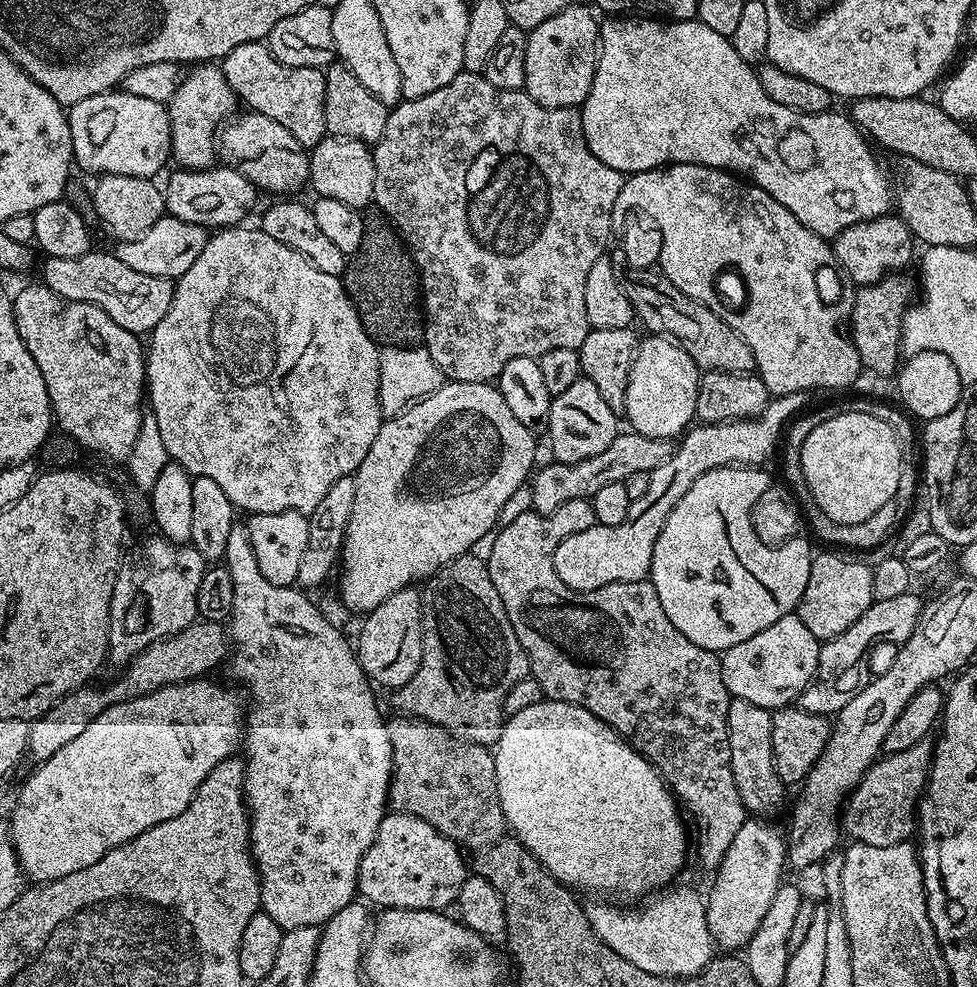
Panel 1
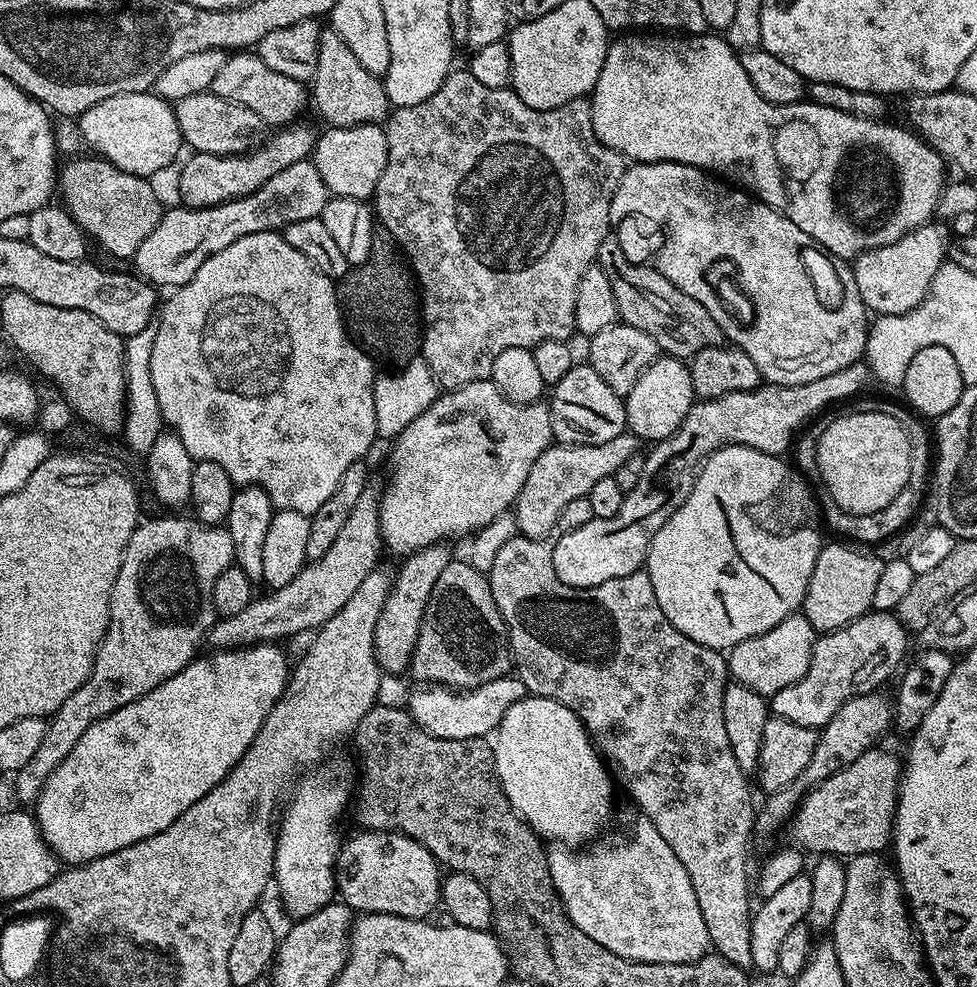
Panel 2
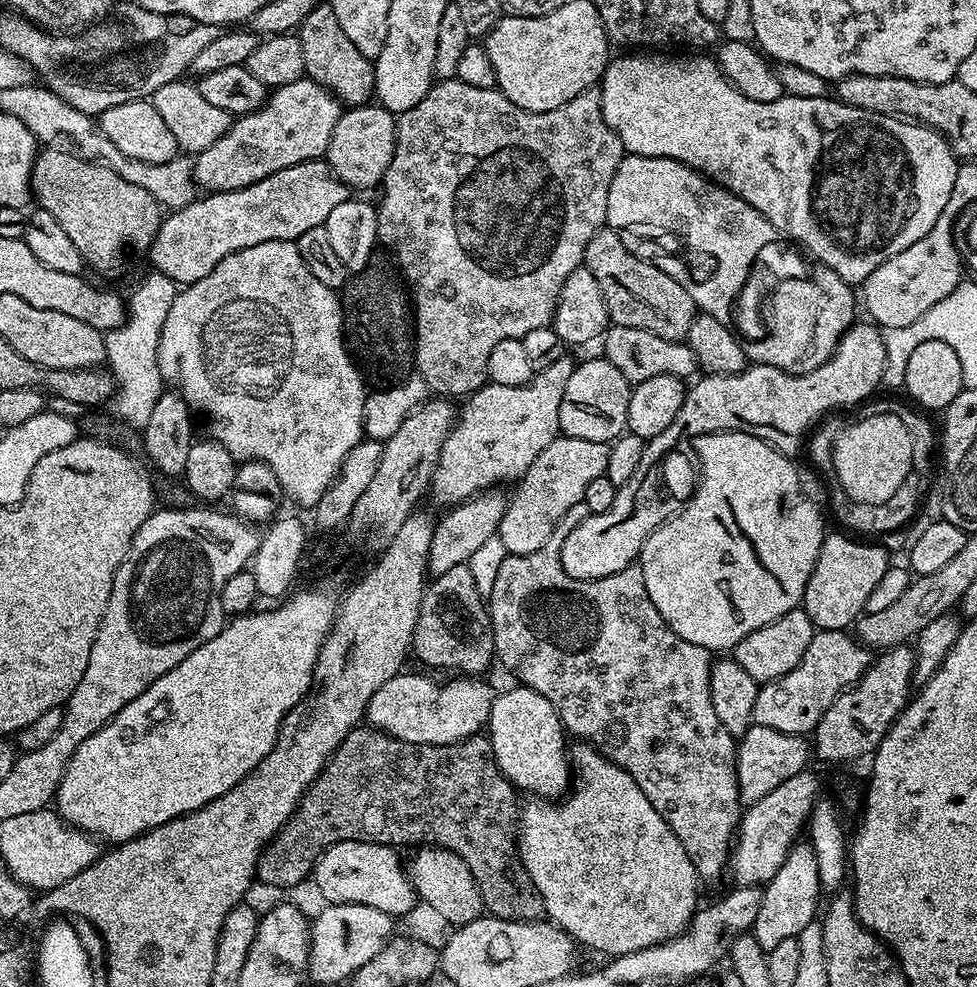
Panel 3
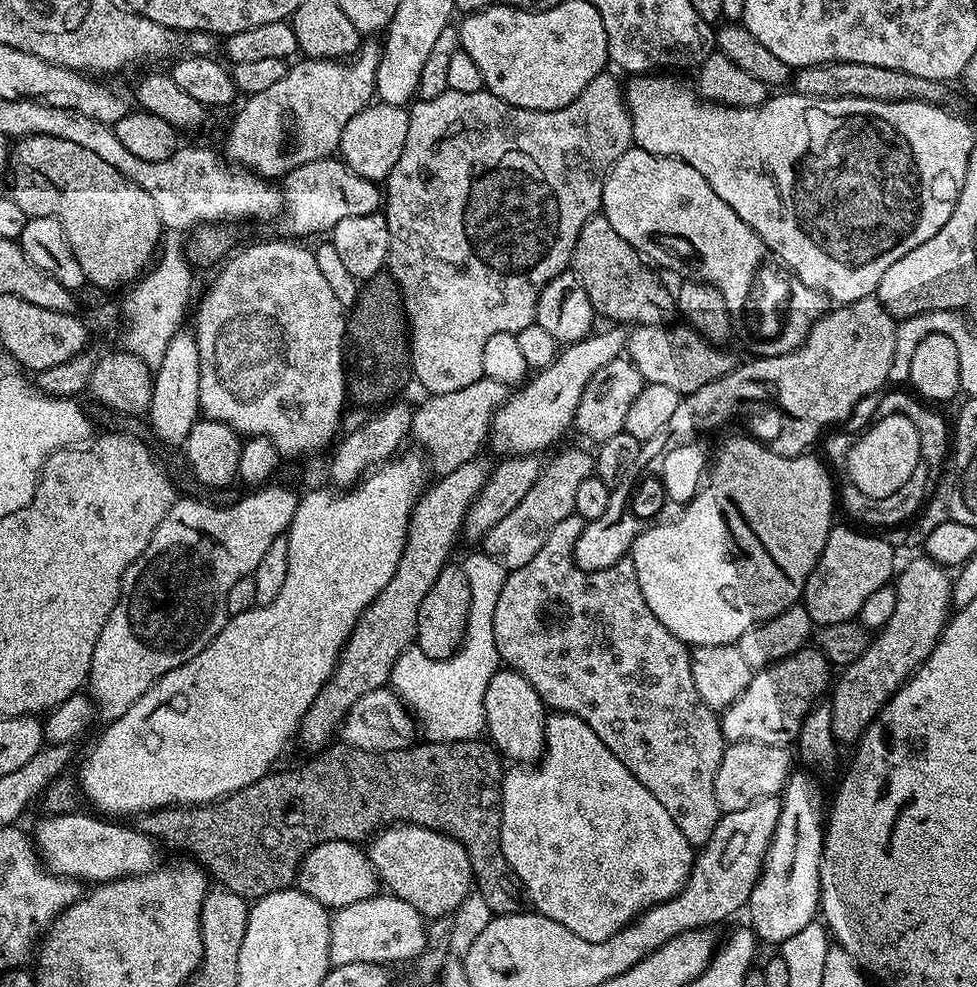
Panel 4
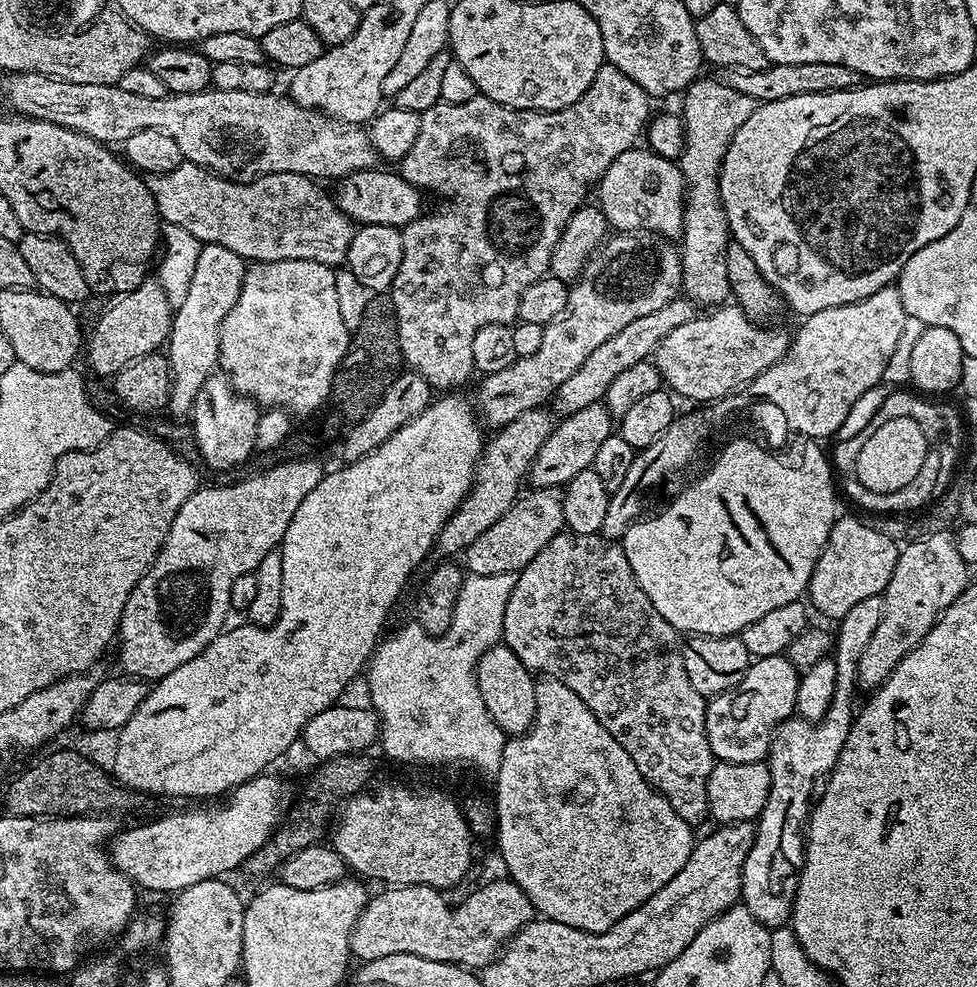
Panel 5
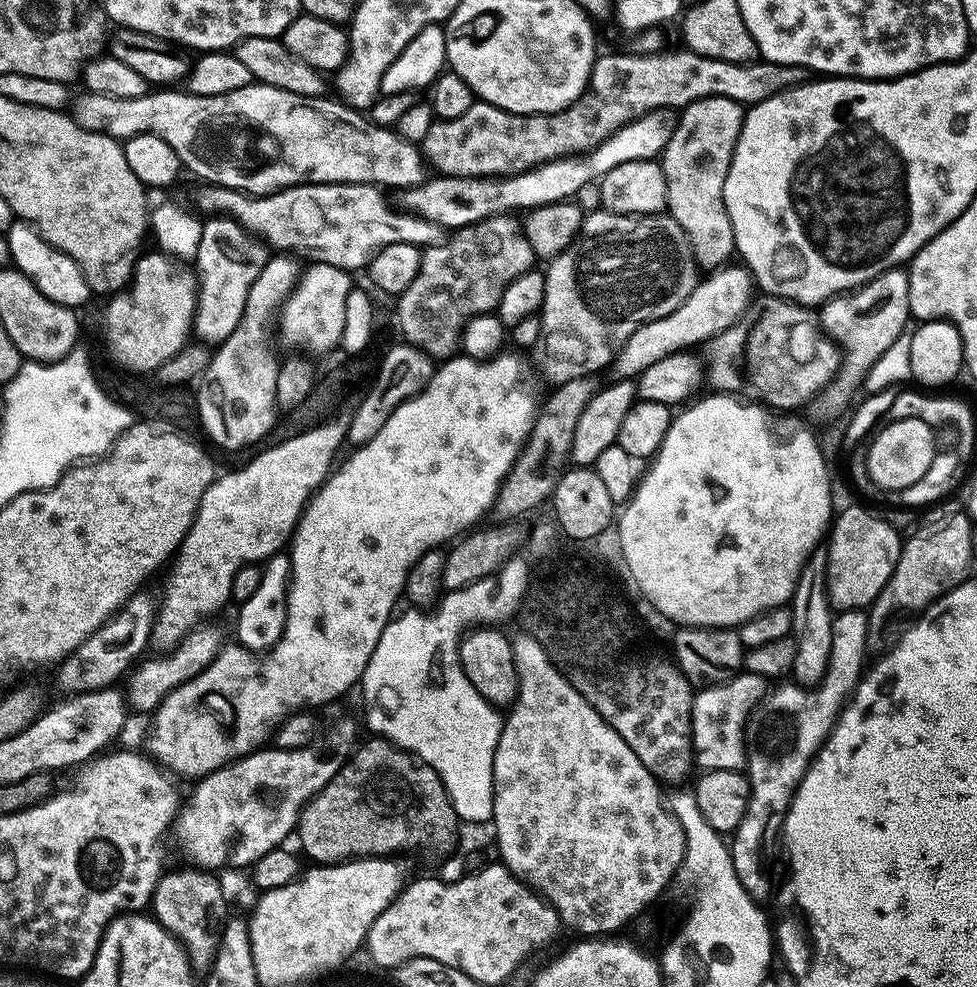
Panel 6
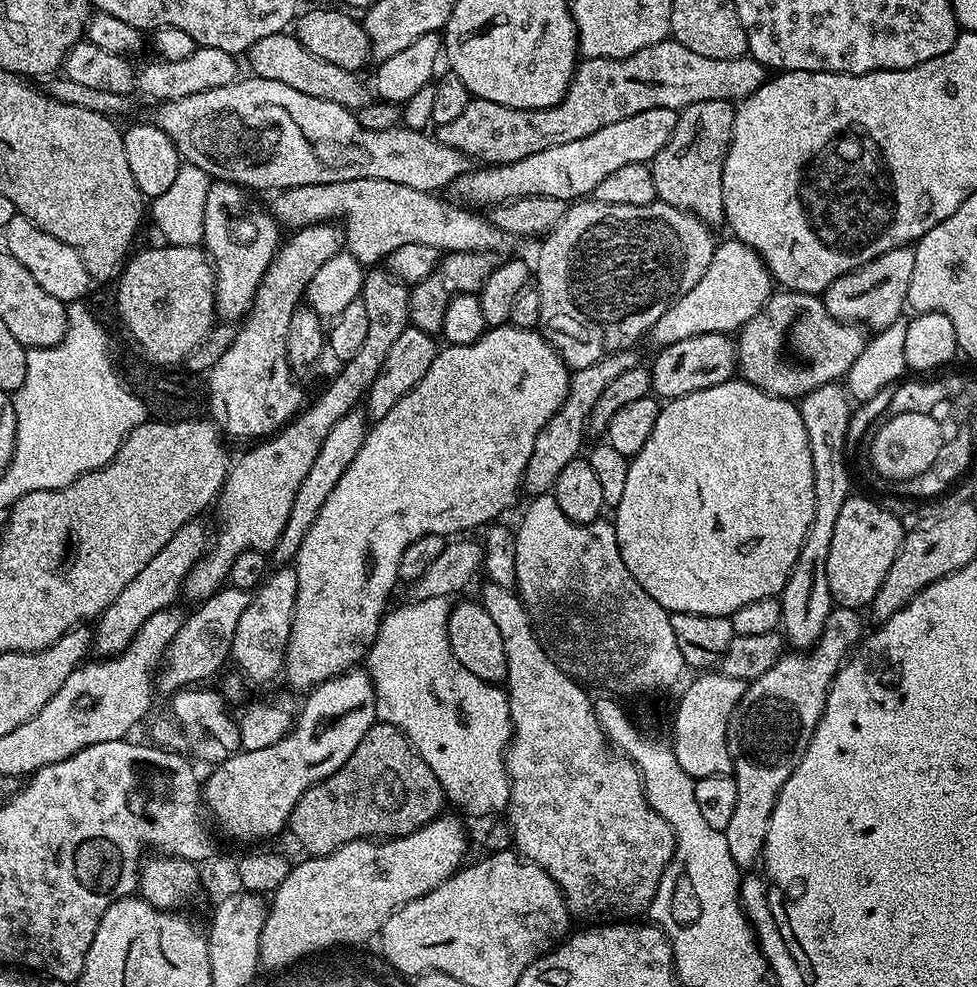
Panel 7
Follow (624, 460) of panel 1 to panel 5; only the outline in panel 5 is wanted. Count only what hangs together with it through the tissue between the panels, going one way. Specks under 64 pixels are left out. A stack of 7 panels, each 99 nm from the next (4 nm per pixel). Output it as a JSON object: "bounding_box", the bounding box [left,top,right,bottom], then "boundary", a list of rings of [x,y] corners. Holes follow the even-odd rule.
{"bounding_box":[462,488,565,575],"boundary":[[[532,488],[525,491],[516,503],[485,530],[479,538],[474,538],[470,546],[462,553],[462,564],[471,575],[518,573],[528,565],[558,533],[565,531],[562,502],[564,497],[560,488]],[[528,492],[528,493],[527,493]],[[464,559],[464,560],[463,560]]]}

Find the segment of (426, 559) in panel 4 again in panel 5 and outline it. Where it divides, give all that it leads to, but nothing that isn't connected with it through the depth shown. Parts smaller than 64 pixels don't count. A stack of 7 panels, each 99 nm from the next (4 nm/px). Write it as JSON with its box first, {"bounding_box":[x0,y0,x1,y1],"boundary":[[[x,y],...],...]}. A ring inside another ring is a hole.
{"bounding_box":[434,407,554,558],"boundary":[[[543,407],[530,410],[514,422],[510,422],[505,428],[499,429],[496,436],[487,441],[484,445],[483,452],[480,453],[480,460],[476,464],[476,474],[474,483],[469,492],[464,495],[464,501],[456,507],[456,513],[442,526],[439,536],[436,537],[434,545],[435,551],[441,552],[441,557],[452,558],[455,554],[463,553],[464,549],[474,542],[474,538],[479,538],[485,530],[490,530],[506,510],[516,503],[521,495],[522,487],[525,483],[530,466],[542,450],[542,442],[551,434],[554,427],[554,420],[544,413]]]}

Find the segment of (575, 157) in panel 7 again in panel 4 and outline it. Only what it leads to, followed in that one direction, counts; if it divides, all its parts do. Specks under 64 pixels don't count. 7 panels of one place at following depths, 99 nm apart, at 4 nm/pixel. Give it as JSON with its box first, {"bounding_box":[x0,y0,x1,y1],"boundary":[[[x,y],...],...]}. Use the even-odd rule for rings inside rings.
{"bounding_box":[282,158,382,238],"boundary":[[[325,158],[306,162],[306,166],[298,166],[282,177],[282,191],[284,194],[284,211],[282,221],[284,228],[296,238],[312,236],[315,232],[327,233],[335,224],[342,222],[342,218],[358,218],[361,214],[374,214],[382,208],[382,188],[377,181],[367,180],[351,172],[344,161],[339,158]]]}

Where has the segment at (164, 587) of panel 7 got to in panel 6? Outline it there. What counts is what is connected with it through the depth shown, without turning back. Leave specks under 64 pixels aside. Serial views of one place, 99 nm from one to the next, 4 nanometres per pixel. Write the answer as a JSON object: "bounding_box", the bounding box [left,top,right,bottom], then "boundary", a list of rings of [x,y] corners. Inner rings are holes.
{"bounding_box":[56,590,155,694],"boundary":[[[141,590],[136,595],[129,598],[120,608],[111,616],[105,624],[100,627],[82,646],[78,646],[76,652],[72,652],[65,660],[60,661],[56,680],[60,683],[60,688],[64,694],[79,694],[81,692],[99,692],[101,688],[113,687],[116,679],[123,677],[145,655],[144,647],[149,647],[152,639],[152,621],[155,619],[154,600],[147,596],[147,591]]]}

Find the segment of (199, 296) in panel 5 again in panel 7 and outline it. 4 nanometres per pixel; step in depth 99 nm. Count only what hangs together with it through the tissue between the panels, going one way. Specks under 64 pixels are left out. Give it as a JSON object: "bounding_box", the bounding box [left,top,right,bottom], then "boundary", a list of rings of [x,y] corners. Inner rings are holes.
{"bounding_box":[202,180,282,322],"boundary":[[[225,180],[212,182],[206,194],[202,247],[216,273],[215,315],[224,322],[239,321],[247,313],[262,274],[266,274],[282,243],[282,228],[276,218],[267,211],[255,212],[244,196],[245,189]]]}

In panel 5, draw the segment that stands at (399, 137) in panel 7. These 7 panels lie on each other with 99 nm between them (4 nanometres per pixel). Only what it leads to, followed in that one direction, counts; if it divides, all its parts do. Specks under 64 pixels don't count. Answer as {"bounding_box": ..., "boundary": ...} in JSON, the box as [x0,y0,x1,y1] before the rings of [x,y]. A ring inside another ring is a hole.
{"bounding_box":[3,72,378,182],"boundary":[[[8,72],[3,78],[4,92],[12,99],[13,113],[66,126],[70,130],[94,138],[99,144],[109,146],[123,145],[124,140],[130,138],[130,134],[138,134],[138,130],[157,128],[170,134],[170,138],[178,142],[180,155],[187,163],[208,168],[217,176],[224,176],[228,180],[247,182],[279,172],[293,172],[313,178],[343,178],[352,172],[375,169],[378,164],[372,137],[361,125],[337,122],[322,112],[295,104],[287,95],[276,96],[277,94],[272,92],[246,94],[242,90],[209,90],[181,96],[165,94],[162,98],[142,98],[142,94],[130,94],[122,90],[119,84],[83,85],[62,81],[44,73]]]}

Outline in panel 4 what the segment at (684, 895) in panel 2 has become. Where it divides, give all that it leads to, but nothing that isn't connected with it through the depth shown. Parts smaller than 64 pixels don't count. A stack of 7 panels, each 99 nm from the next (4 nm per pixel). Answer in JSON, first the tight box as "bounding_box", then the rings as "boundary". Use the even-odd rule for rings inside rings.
{"bounding_box":[500,712,694,942],"boundary":[[[556,712],[547,717],[544,725],[544,755],[539,762],[531,766],[512,766],[512,769],[505,771],[500,785],[500,841],[502,842],[502,854],[506,854],[506,862],[511,875],[515,876],[519,887],[528,891],[528,896],[532,899],[531,907],[539,912],[541,916],[550,918],[566,930],[571,930],[573,934],[578,934],[578,938],[586,938],[586,942],[602,942],[614,934],[621,932],[628,924],[633,923],[641,912],[652,908],[655,904],[666,902],[674,898],[684,888],[684,883],[688,880],[688,875],[692,869],[694,859],[694,845],[674,826],[674,818],[670,818],[670,813],[666,811],[666,806],[622,766],[622,762],[611,750],[590,730],[582,718],[571,716],[568,712]]]}

